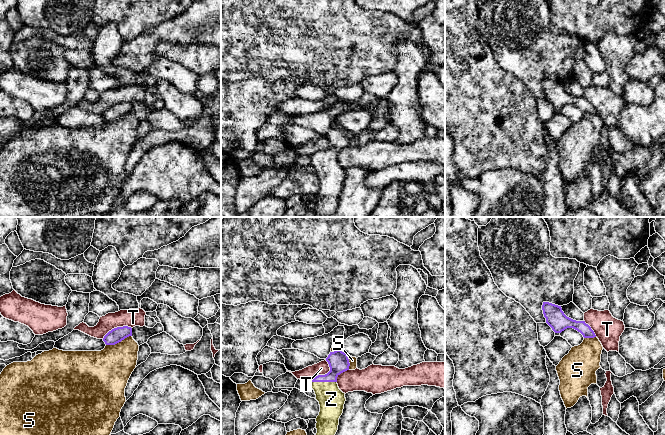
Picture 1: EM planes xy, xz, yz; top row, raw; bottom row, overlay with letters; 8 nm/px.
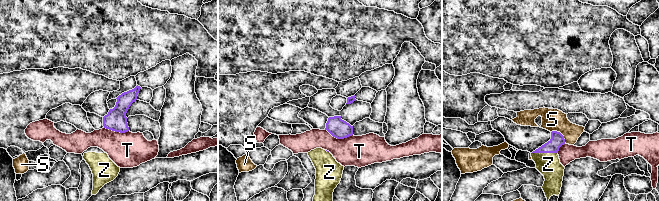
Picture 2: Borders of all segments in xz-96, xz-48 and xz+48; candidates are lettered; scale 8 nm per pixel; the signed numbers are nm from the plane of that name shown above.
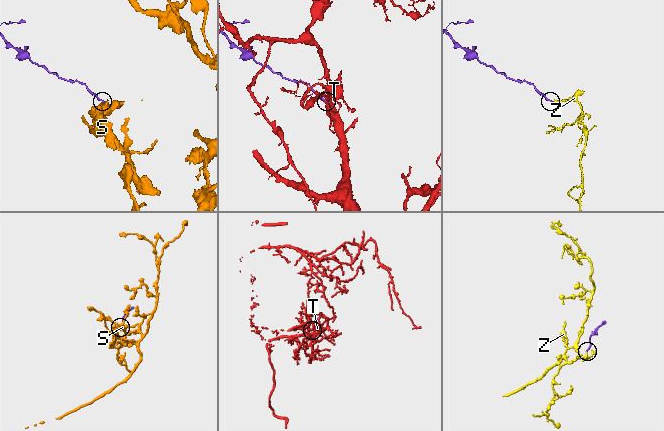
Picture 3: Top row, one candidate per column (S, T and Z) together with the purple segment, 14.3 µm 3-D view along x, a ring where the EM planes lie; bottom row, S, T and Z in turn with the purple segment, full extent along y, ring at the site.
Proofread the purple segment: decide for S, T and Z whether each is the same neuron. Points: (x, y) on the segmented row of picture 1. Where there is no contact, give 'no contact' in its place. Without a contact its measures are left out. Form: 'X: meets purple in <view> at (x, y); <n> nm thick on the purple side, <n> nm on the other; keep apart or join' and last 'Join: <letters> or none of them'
S: meets purple in xy at (118, 342); 120 nm thick on the purple side, 360 nm on the other; keep apart
T: meets purple in xy at (117, 327); 120 nm thick on the purple side, 140 nm on the other; keep apart
Z: meets purple in xz at (324, 381); 170 nm thick on the purple side, 220 nm on the other; join
Join: Z

